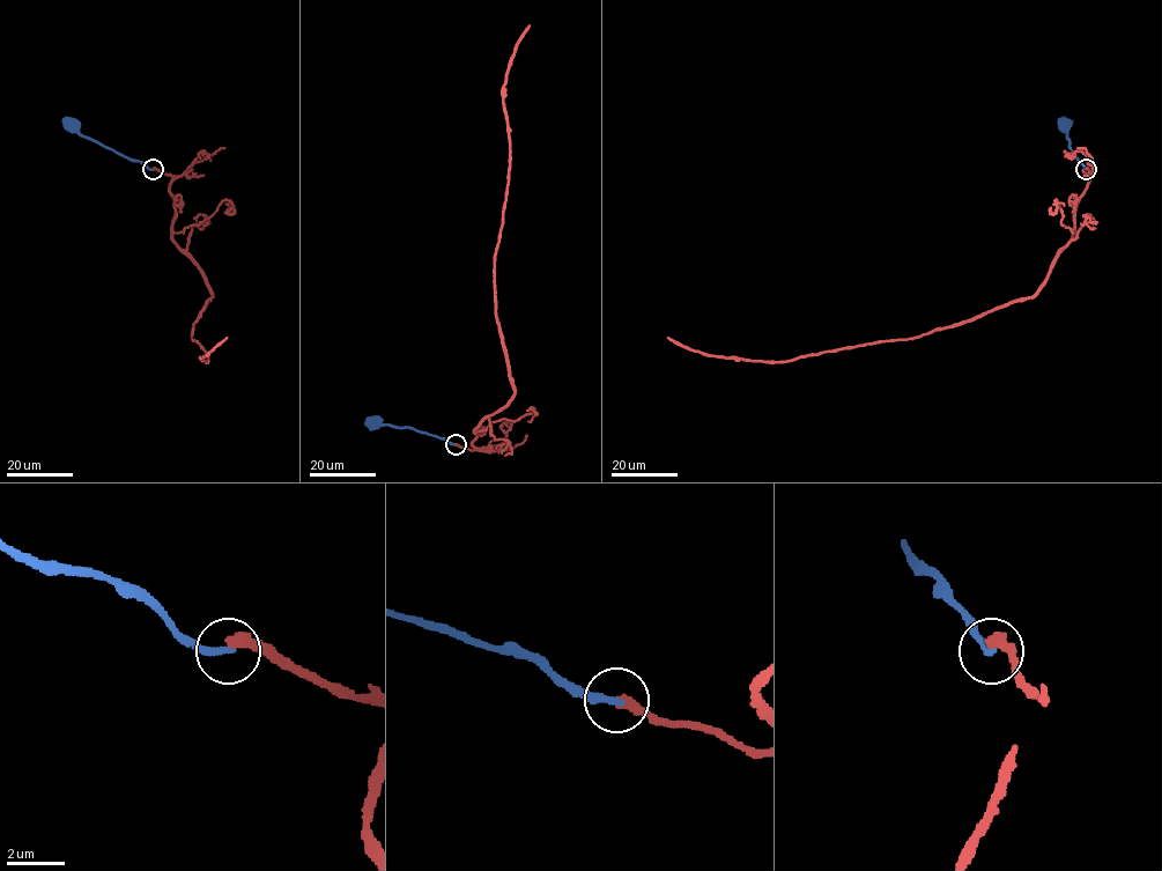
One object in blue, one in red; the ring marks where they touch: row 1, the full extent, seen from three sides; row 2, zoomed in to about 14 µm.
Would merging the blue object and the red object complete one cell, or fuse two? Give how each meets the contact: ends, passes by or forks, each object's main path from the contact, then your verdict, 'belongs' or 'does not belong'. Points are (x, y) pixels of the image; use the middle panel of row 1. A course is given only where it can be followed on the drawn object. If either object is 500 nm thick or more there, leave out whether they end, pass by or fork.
blue ends | red ends | blue via (456, 444), (407, 428), (370, 425), (371, 422) | red via (456, 444), (474, 449), (474, 428), (515, 393), (496, 316), (494, 275), (509, 175), (503, 85), (530, 24) | does not belong

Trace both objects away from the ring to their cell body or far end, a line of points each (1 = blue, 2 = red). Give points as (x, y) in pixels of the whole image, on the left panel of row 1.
1: (153, 170), (79, 135), (68, 124)
2: (153, 169), (172, 178), (172, 241), (213, 293), (193, 323), (192, 337), (207, 354), (201, 359), (227, 338)

